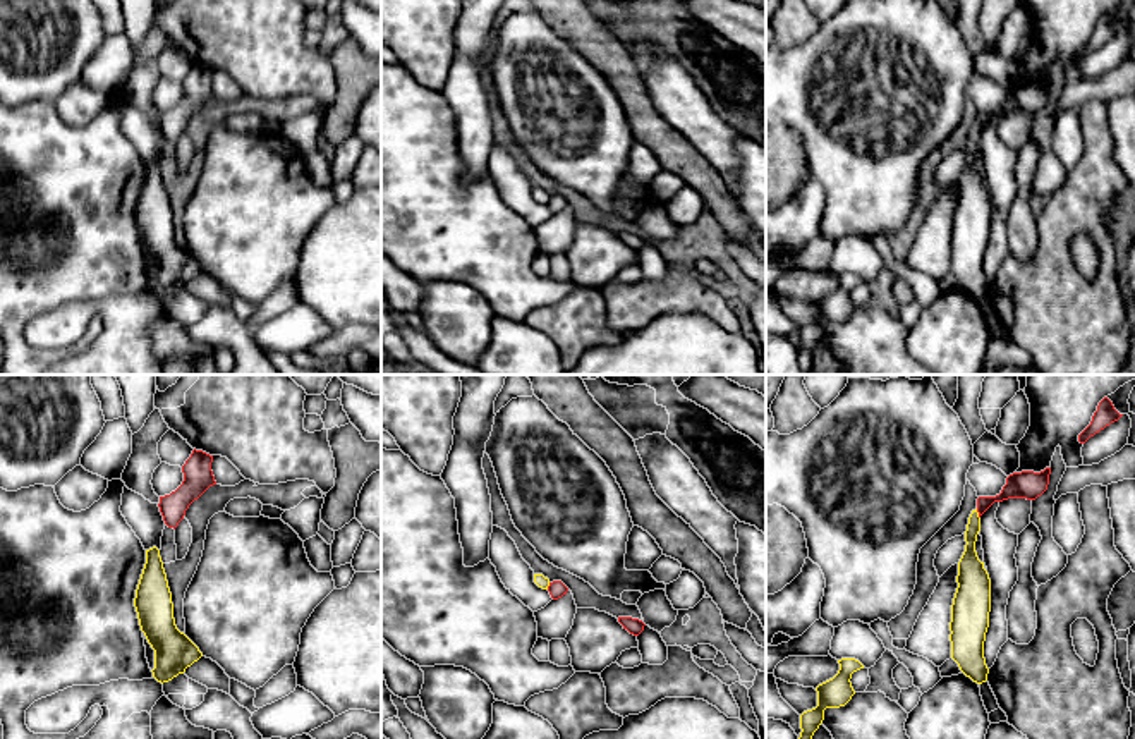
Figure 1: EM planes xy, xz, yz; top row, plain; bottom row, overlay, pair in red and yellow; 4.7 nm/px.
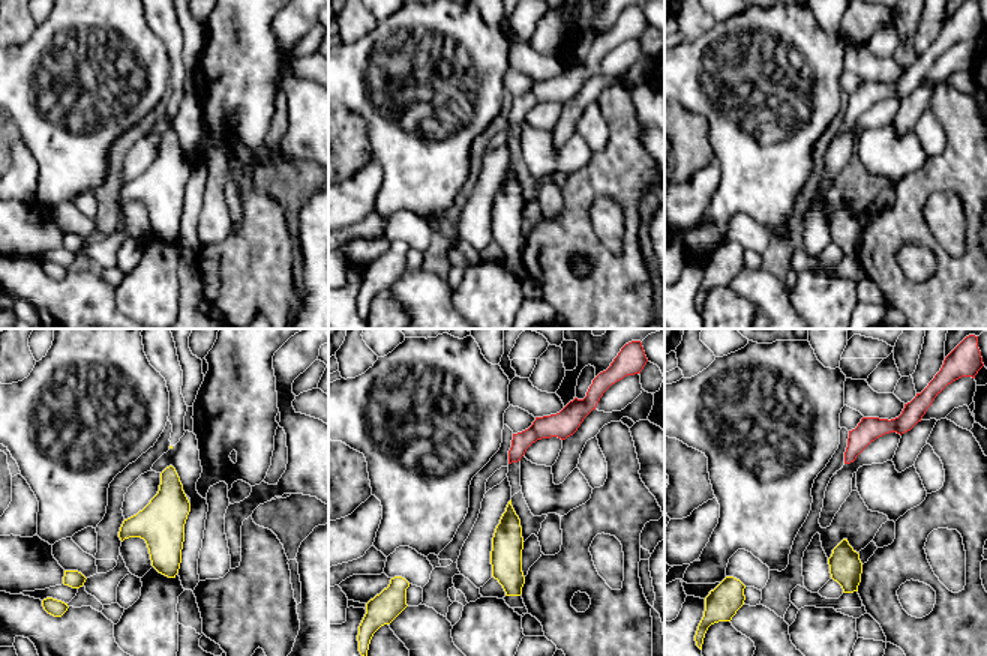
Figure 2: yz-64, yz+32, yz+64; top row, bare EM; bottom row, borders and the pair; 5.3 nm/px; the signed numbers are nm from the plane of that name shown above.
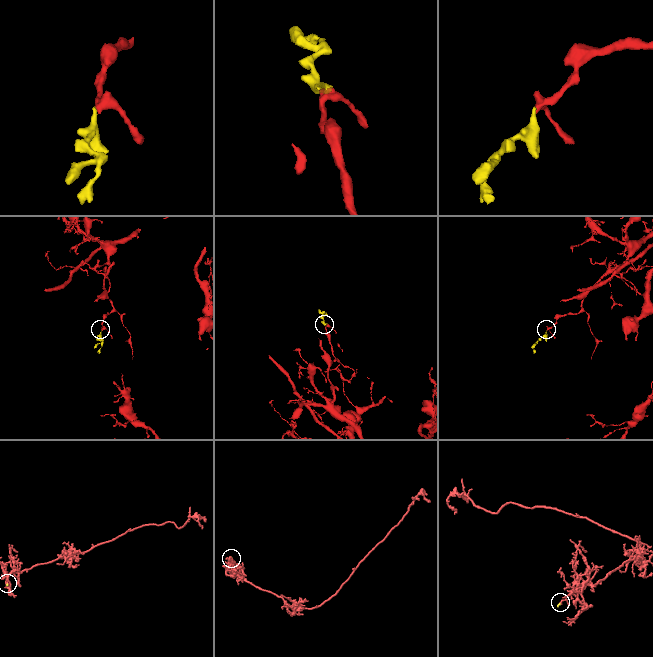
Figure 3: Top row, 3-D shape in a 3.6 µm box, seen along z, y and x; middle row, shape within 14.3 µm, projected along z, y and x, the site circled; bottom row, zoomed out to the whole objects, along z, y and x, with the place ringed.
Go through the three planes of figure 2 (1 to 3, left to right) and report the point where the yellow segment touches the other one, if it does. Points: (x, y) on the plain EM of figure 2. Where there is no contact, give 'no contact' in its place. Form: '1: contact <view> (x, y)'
1: no contact
2: no contact
3: no contact

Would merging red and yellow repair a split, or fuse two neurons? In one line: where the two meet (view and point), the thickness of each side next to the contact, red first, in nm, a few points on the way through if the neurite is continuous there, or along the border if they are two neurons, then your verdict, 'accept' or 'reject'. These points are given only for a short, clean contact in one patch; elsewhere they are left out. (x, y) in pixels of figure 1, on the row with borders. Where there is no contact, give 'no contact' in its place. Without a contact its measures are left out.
yz (979, 514) | 130/110 nm | along yz (976, 509), (979, 518) | reject

